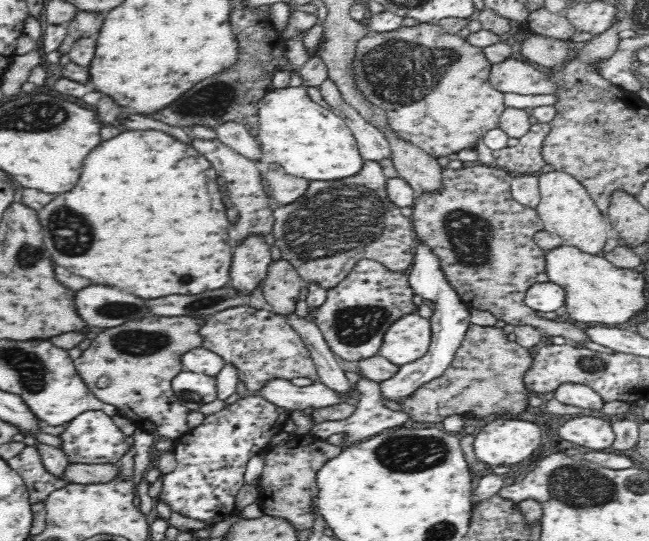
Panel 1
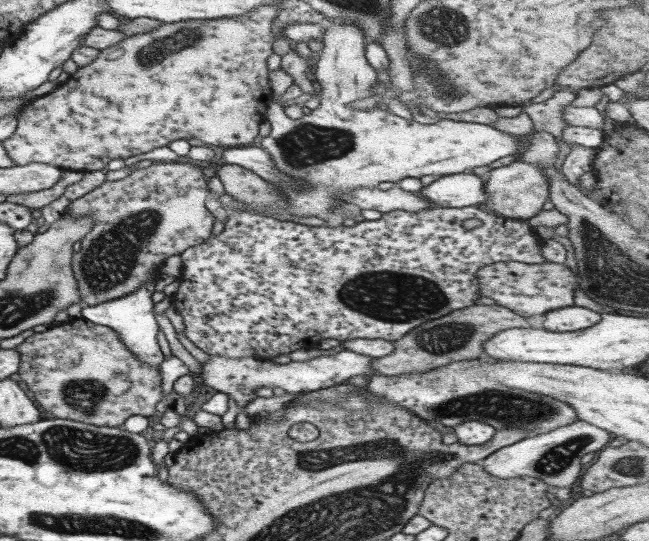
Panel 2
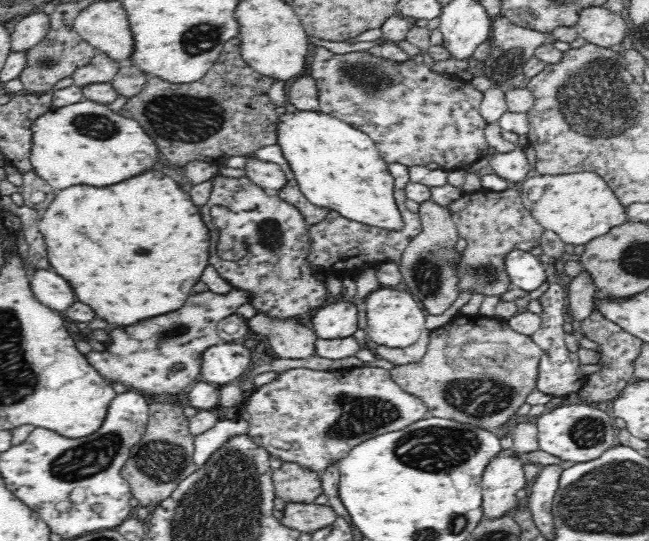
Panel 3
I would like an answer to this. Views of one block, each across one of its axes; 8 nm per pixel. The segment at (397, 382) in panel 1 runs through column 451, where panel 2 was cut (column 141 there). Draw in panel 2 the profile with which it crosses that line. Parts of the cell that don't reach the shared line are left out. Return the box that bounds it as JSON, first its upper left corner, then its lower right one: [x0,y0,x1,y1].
[81,274,163,368]

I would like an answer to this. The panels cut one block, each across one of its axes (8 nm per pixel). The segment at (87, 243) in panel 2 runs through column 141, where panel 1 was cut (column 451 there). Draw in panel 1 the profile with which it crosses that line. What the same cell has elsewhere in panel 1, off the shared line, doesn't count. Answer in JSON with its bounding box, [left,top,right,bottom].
[411,166,588,342]

